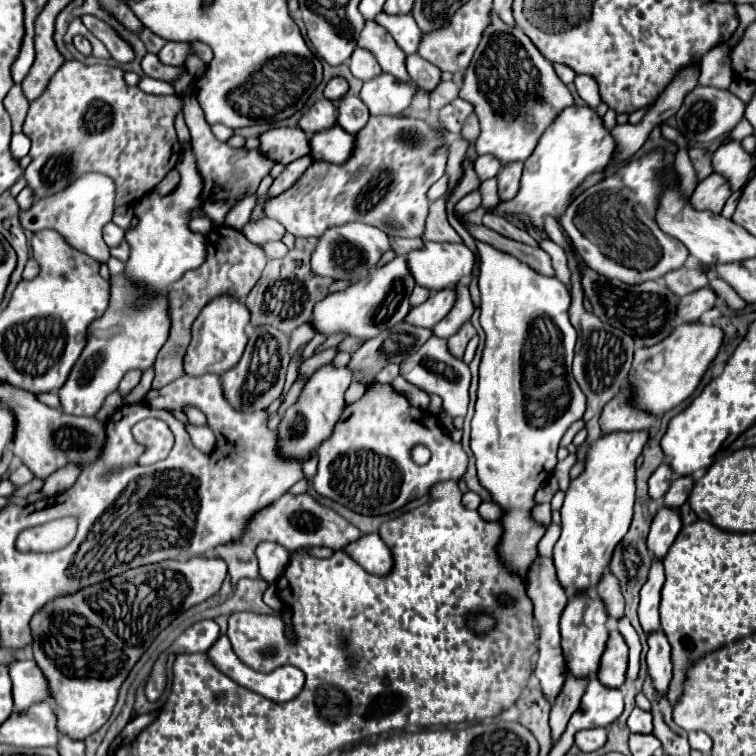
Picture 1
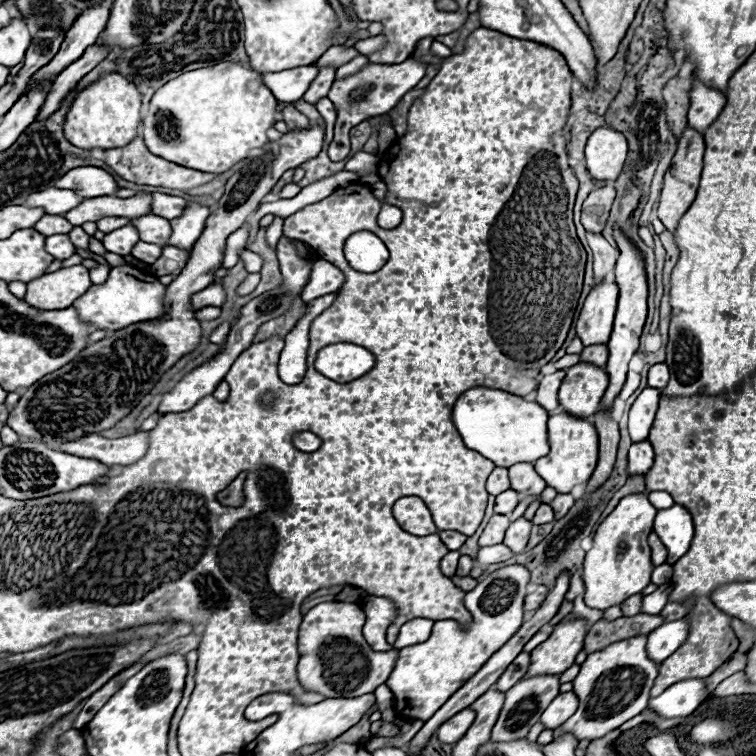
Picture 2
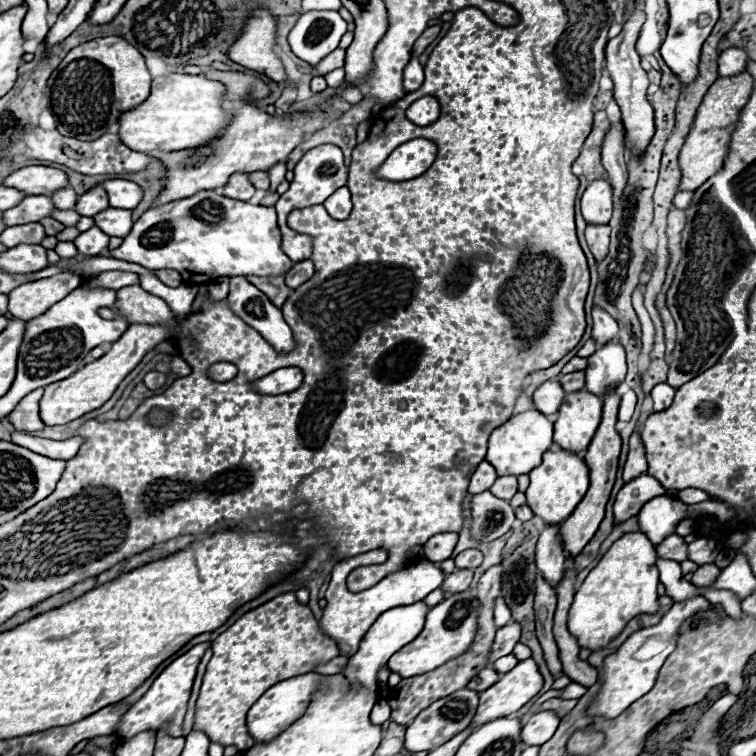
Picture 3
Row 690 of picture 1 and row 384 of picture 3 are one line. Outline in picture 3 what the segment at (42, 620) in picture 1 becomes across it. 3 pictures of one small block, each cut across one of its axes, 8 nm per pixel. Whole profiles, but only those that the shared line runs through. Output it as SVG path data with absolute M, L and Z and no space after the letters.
M132 324L128 326L128 330L120 336L120 340L116 340L112 344L112 348L98 358L92 364L86 364L84 368L76 370L72 376L50 384L44 390L44 396L40 400L40 418L46 426L60 426L60 424L68 424L80 416L84 416L86 412L92 412L96 408L100 408L118 388L118 384L124 380L124 376L134 370L134 366L138 366L138 362L144 358L144 354L148 354L156 344L168 340L170 330L164 326L148 326L148 324Z

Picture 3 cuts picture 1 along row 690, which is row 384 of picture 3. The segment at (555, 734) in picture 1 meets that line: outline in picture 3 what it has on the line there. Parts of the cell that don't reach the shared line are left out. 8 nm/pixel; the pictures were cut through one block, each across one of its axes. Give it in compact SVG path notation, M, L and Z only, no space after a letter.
M572 372L572 374L564 374L560 378L560 384L564 388L566 394L572 394L572 392L578 392L584 388L584 372Z

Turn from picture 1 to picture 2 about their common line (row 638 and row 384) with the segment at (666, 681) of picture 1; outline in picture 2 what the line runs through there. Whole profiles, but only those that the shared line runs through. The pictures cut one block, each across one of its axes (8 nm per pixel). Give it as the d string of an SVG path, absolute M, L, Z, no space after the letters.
M656 364L656 366L650 368L650 372L648 372L648 386L664 390L668 380L670 380L670 374L668 374L668 366L666 364Z

